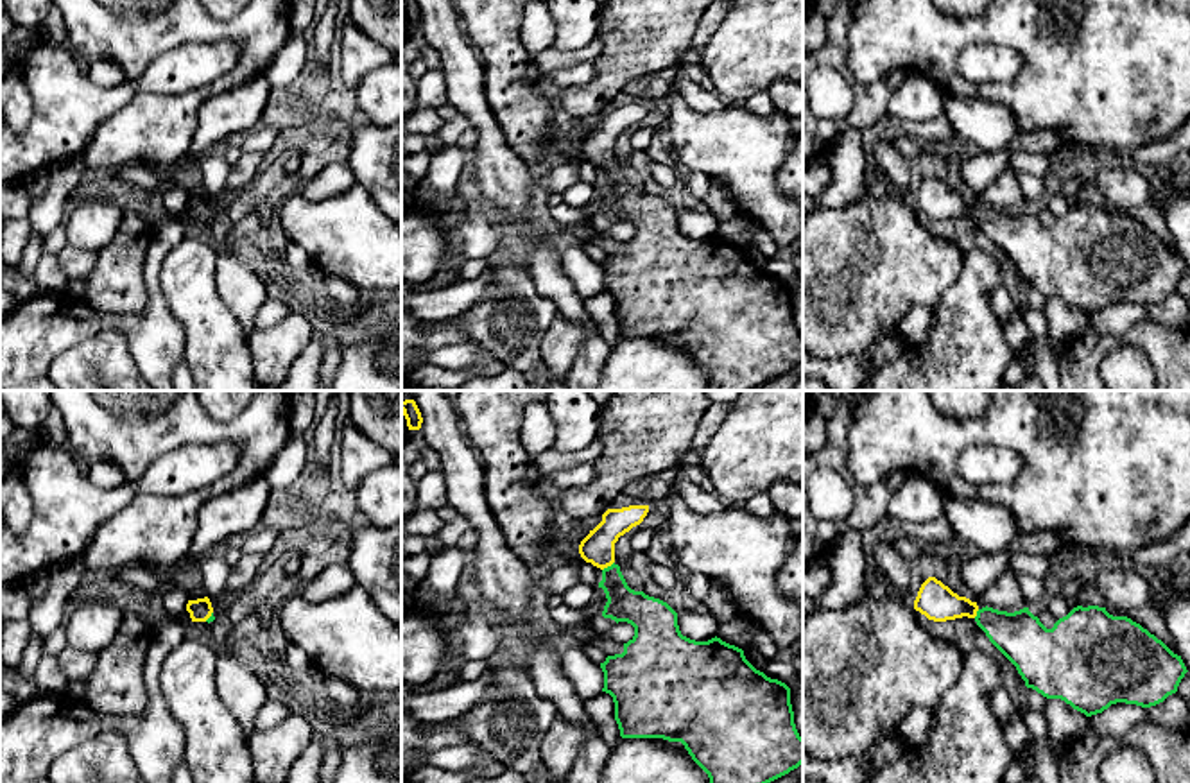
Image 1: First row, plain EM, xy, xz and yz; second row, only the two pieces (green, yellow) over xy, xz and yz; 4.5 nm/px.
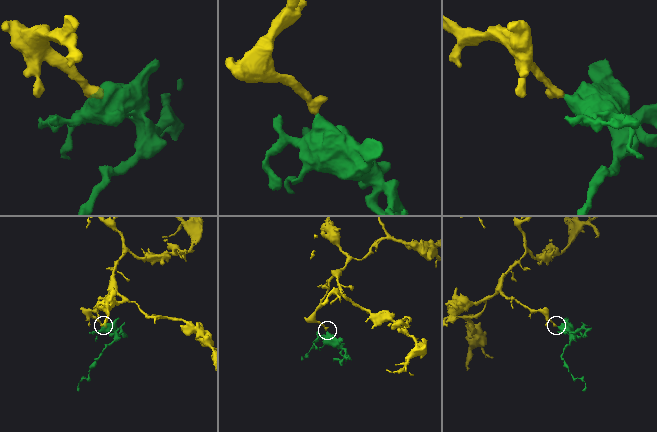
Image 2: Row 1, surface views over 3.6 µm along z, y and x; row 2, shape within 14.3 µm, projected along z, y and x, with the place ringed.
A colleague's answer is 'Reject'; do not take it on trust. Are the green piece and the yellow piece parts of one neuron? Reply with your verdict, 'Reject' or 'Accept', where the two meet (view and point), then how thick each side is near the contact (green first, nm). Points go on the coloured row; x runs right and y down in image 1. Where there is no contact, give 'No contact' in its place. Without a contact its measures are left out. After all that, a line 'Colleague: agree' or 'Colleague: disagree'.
Accept. Touches green at xz (608, 567). Thickness 160 nm (green) against 150 nm
Colleague: disagree

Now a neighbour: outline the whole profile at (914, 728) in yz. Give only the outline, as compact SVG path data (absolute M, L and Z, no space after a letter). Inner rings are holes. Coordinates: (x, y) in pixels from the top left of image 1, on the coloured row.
M912 708L898 724L907 744L923 744L928 738L934 711L930 708Z

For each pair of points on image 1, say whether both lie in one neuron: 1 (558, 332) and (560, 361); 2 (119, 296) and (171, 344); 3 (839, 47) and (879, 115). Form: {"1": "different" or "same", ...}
{"1": "same", "2": "different", "3": "same"}

